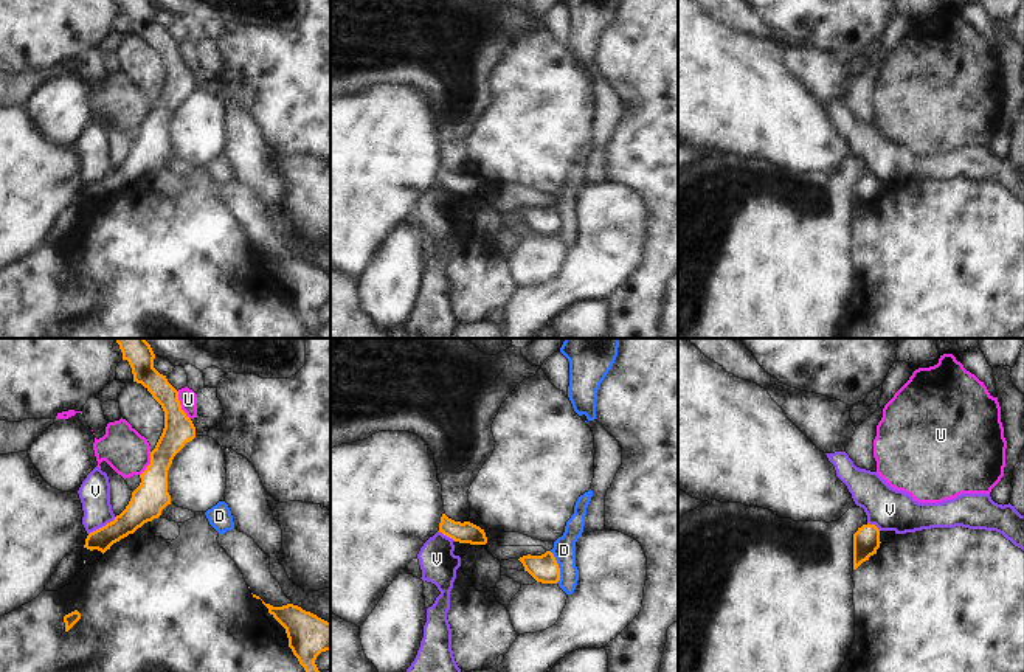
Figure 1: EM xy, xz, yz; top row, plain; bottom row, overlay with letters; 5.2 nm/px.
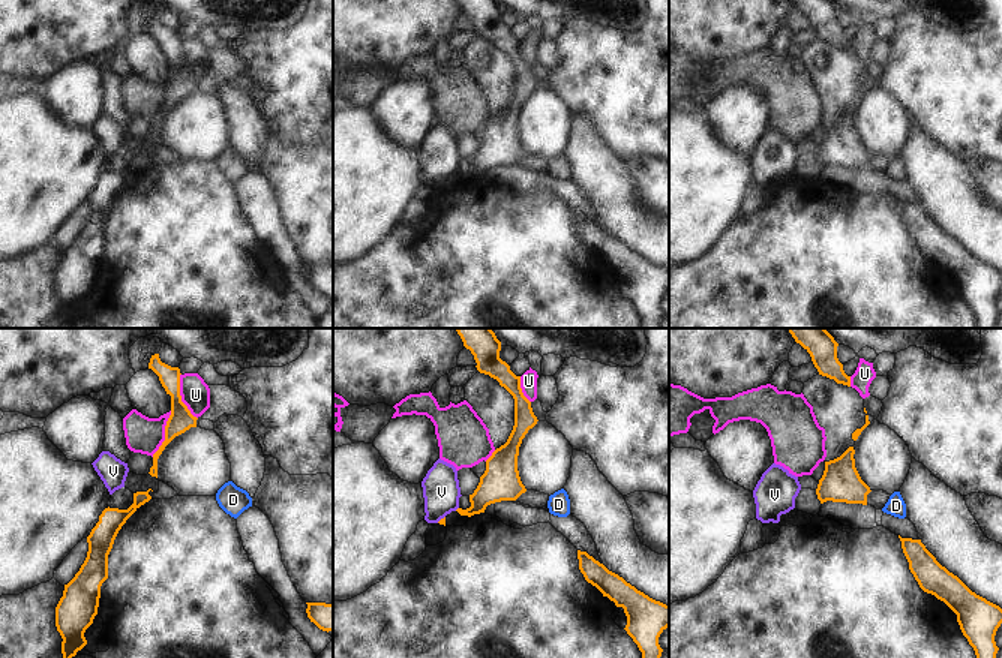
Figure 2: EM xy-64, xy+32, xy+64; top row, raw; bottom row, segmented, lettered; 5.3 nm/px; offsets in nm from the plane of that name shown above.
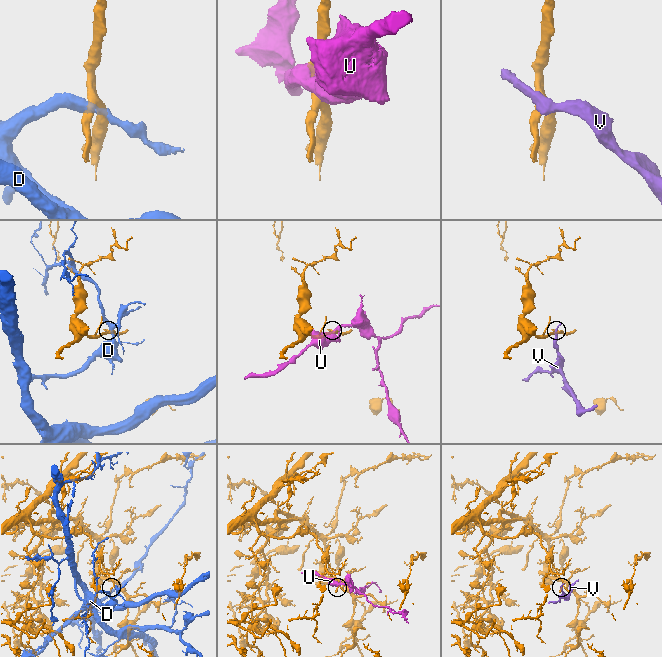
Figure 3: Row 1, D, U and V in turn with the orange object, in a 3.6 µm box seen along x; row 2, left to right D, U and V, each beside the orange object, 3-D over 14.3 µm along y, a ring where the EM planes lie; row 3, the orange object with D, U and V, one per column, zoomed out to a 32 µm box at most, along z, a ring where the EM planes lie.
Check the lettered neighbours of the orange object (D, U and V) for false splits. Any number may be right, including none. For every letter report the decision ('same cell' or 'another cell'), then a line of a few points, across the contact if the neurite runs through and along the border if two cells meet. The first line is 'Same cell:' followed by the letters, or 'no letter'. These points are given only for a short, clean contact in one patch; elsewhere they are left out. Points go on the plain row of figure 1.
Same cell: no letter
D: another cell; line xz (550, 204), (559, 221), (557, 235)
U: another cell
V: another cell; line xy (115, 169), (89, 187)

